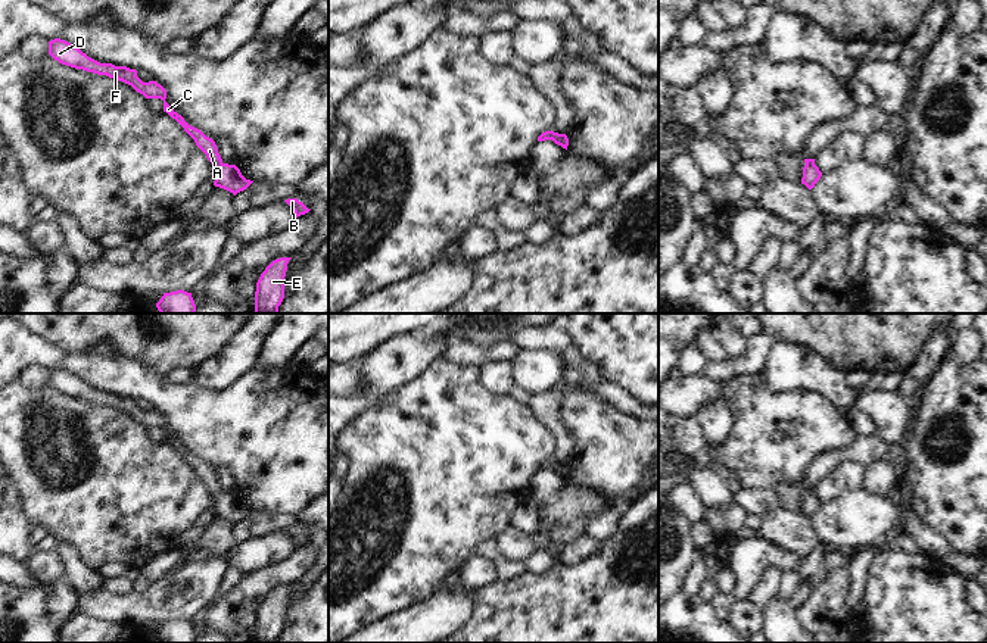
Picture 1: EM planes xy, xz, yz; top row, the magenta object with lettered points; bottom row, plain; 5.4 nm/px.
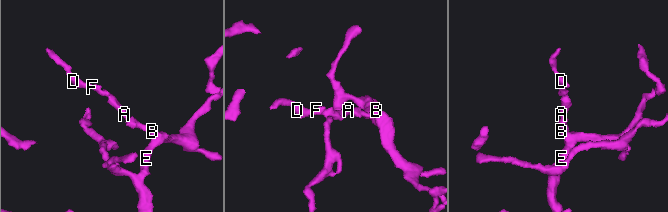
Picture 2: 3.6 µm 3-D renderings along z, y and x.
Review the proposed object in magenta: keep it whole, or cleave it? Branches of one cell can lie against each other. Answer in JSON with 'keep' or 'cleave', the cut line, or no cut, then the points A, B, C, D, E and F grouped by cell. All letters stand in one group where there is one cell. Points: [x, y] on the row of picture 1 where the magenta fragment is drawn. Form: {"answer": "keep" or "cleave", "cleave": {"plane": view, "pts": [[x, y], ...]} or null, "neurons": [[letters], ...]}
{"answer": "keep", "cleave": null, "neurons": [["A", "B", "C", "D", "E", "F"]]}

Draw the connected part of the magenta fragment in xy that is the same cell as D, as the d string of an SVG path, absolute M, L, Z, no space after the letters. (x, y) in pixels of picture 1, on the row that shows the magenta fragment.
M60 38L49 41L49 54L62 65L122 81L146 99L161 99L164 102L164 112L184 128L184 131L194 140L196 146L206 154L208 160L217 168L214 181L215 187L224 188L236 196L253 182L246 180L236 165L222 162L215 141L206 137L200 129L189 125L184 118L165 102L166 90L156 81L143 82L137 77L136 69L115 66L112 63L100 63L88 57L78 47Z

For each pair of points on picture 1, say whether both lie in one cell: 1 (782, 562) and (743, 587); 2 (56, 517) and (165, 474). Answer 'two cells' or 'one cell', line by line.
1: one cell
2: one cell

